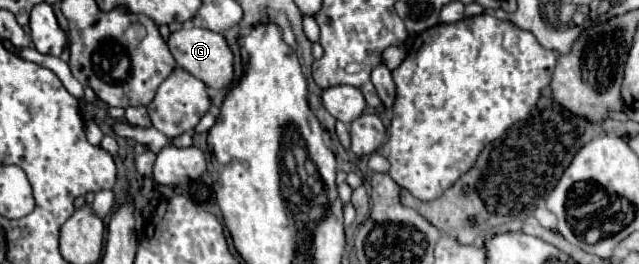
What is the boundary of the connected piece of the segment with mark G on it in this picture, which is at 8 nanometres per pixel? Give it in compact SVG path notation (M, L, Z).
M183 27L169 35L169 51L173 53L177 65L185 71L189 71L193 77L203 81L207 87L221 89L227 87L233 79L233 53L221 33L213 33L209 29L199 27Z

